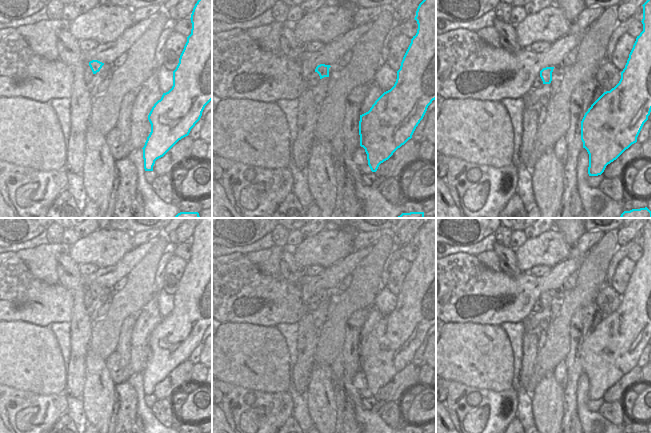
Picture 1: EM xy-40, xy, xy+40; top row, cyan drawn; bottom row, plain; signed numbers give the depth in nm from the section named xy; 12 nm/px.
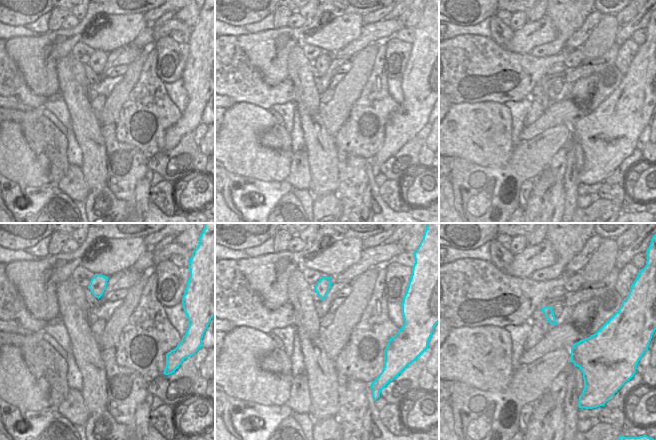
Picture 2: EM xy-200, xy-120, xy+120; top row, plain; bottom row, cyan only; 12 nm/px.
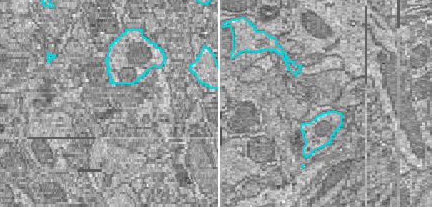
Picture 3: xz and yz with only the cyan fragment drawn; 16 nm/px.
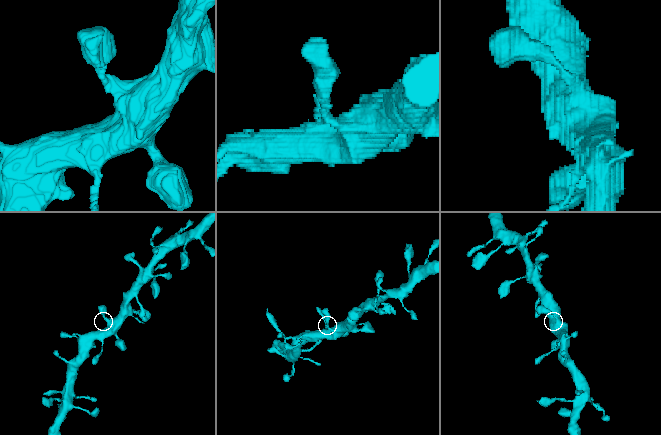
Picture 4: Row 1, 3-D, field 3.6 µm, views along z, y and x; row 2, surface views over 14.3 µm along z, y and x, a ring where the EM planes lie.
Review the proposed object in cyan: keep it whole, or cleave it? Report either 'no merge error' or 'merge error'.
no merge error

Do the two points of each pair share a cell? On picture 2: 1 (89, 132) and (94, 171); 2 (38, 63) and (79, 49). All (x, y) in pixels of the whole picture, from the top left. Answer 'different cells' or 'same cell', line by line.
1: same cell
2: different cells

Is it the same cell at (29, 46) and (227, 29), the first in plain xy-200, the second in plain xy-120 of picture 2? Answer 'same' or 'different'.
different

